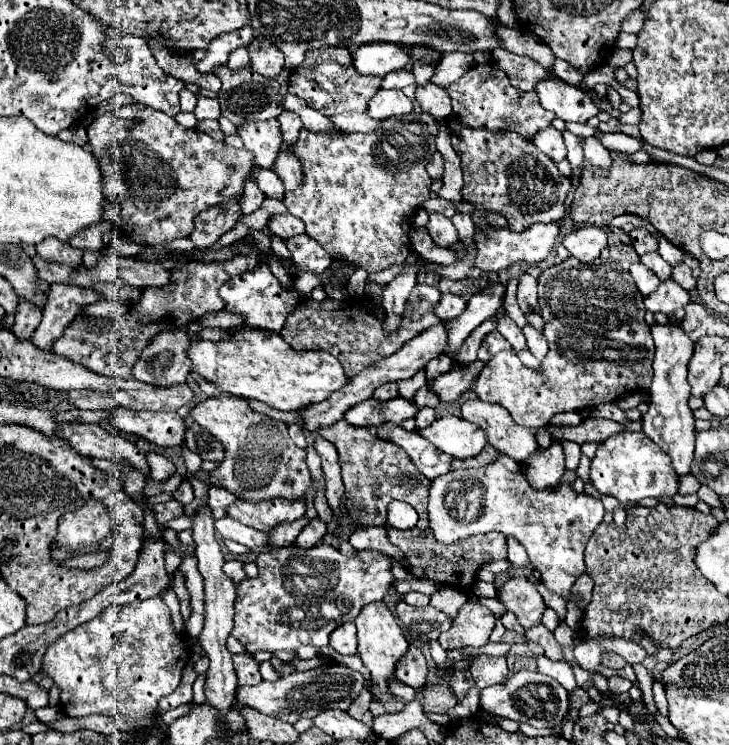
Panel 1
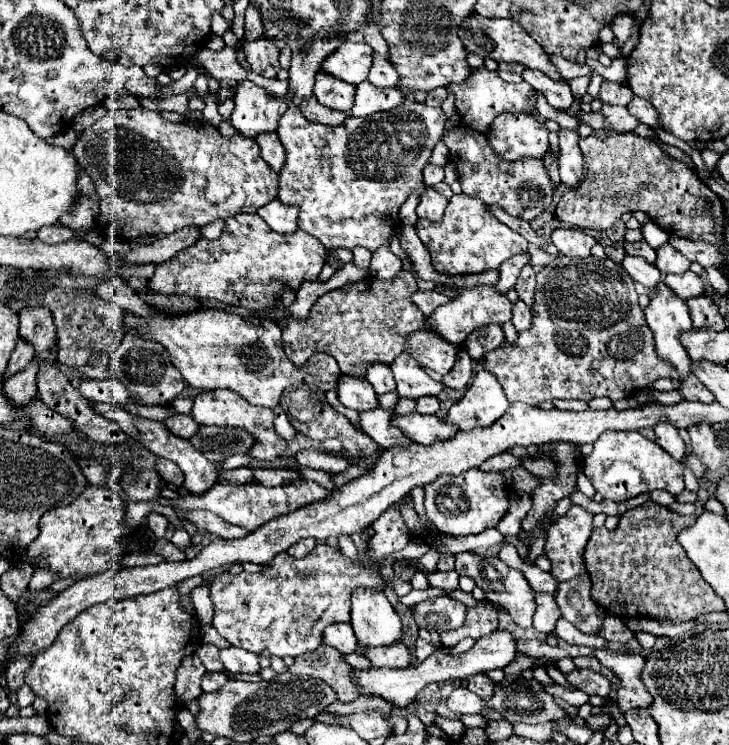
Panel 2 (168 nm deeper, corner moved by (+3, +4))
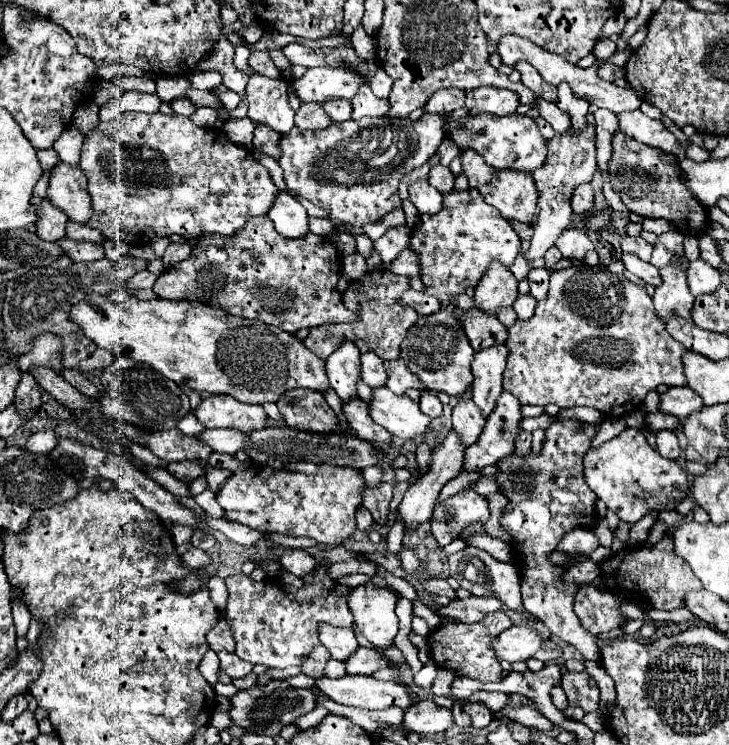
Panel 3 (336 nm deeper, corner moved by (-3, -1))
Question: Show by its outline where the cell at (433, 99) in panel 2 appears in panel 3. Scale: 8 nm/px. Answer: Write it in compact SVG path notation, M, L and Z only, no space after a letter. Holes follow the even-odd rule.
M440 89L430 97L424 105L426 113L448 113L464 105L464 91L462 89Z

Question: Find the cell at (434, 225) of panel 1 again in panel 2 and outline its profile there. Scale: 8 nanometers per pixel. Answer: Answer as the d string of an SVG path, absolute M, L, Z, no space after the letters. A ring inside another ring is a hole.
M424 186L424 196L420 196L420 204L416 208L416 214L426 220L440 220L444 216L448 200L438 194L432 186Z

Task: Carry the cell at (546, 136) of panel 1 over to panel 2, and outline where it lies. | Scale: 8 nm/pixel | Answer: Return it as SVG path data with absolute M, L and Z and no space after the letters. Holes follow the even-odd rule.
M500 114L486 134L490 148L506 162L542 158L548 148L548 128L530 114Z

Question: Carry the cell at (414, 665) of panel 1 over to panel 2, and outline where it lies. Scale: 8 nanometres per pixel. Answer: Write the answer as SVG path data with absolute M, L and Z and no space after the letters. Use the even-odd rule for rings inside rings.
M392 644L384 648L368 648L364 656L370 660L372 666L386 666L386 668L408 668L410 652L404 644Z

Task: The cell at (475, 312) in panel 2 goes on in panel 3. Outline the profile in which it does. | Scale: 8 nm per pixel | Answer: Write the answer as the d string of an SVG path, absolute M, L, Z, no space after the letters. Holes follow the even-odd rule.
M490 265L474 291L474 309L498 315L498 309L512 307L518 297L518 281L502 265Z

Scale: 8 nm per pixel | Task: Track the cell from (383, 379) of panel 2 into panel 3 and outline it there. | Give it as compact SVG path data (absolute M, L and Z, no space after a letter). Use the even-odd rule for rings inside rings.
M364 353L360 361L362 361L362 381L372 389L384 387L388 381L388 373L384 369L382 359L376 353Z

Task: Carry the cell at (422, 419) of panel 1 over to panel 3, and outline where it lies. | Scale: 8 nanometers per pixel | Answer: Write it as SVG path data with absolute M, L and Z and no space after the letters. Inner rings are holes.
M422 393L422 397L420 397L420 409L422 409L422 413L426 413L432 419L442 415L442 403L436 397L436 393Z

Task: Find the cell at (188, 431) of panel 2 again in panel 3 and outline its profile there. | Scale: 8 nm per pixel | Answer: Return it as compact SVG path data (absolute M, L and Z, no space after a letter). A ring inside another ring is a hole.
M206 429L198 435L202 443L212 447L212 451L220 453L236 453L242 449L246 437L240 431L230 431L230 429Z

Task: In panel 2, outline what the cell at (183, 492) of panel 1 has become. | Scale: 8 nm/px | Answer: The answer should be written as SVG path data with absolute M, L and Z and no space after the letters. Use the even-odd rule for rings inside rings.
M156 458L156 472L162 474L162 478L168 482L168 484L174 484L174 486L182 486L184 482L184 474L180 472L180 468L176 468L176 464L172 464L170 460L164 460L164 458Z

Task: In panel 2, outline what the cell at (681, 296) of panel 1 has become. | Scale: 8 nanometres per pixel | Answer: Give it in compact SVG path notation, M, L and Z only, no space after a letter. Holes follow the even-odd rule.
M692 270L684 272L684 274L676 274L676 276L666 276L666 284L668 288L682 300L690 300L696 298L704 292L704 282L698 274L694 274Z

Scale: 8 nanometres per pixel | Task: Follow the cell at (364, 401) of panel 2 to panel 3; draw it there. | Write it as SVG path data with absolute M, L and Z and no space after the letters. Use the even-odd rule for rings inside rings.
M342 343L328 359L326 373L332 389L340 395L340 399L352 401L356 395L356 385L360 381L360 351L354 343Z

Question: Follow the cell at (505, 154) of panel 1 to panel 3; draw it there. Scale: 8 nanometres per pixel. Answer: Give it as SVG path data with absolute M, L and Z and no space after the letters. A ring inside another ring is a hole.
M464 149L462 151L462 171L468 177L468 183L472 189L478 189L488 201L488 205L496 207L504 219L508 221L520 221L520 223L530 223L532 217L536 215L538 209L538 189L534 185L534 177L530 173L514 173L514 171L500 171L482 159L480 153L474 149Z

